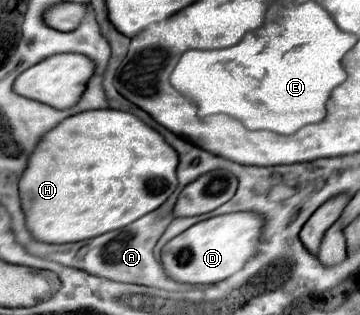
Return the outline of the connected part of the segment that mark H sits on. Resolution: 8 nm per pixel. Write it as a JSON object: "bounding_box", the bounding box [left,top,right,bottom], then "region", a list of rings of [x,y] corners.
{"bounding_box":[18,109,176,243],"region":[[[94,109],[72,115],[40,139],[20,175],[18,193],[26,217],[26,229],[42,243],[74,243],[122,229],[158,209],[172,195],[176,189],[176,163],[176,151],[164,143],[164,137],[132,113]]]}

